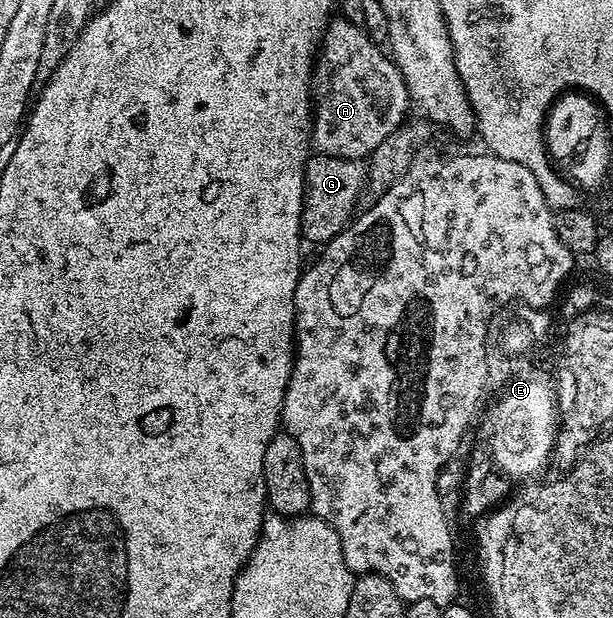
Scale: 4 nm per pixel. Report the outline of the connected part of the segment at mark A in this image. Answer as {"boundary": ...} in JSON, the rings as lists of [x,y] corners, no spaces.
{"boundary":[[[330,20],[313,66],[311,145],[328,157],[368,158],[406,120],[409,88],[392,56],[376,45],[360,25]]]}

